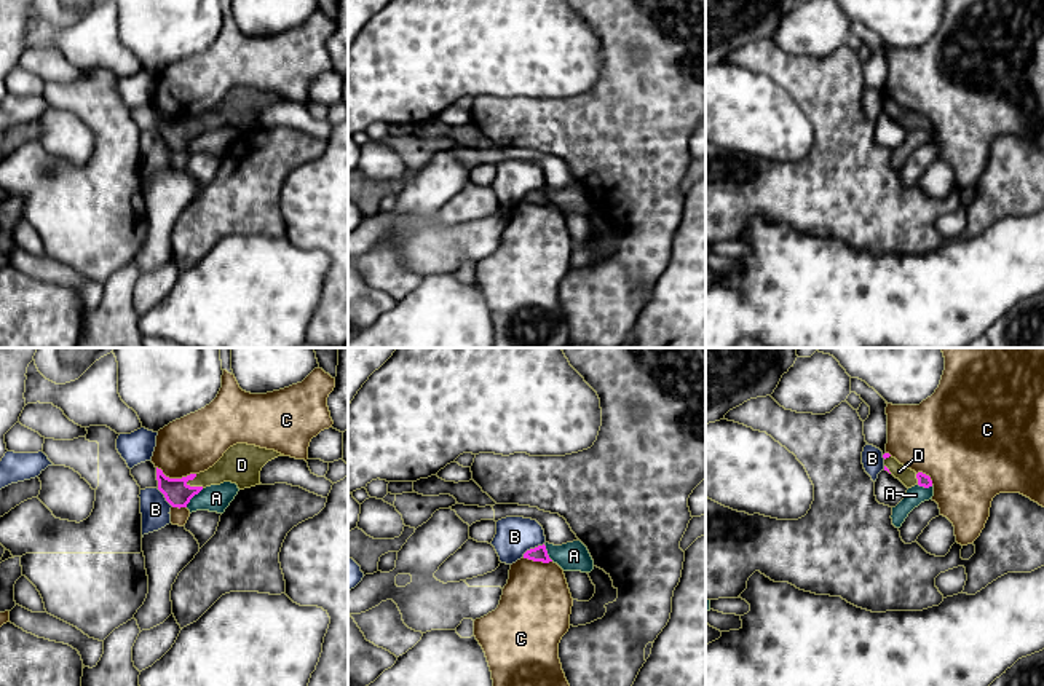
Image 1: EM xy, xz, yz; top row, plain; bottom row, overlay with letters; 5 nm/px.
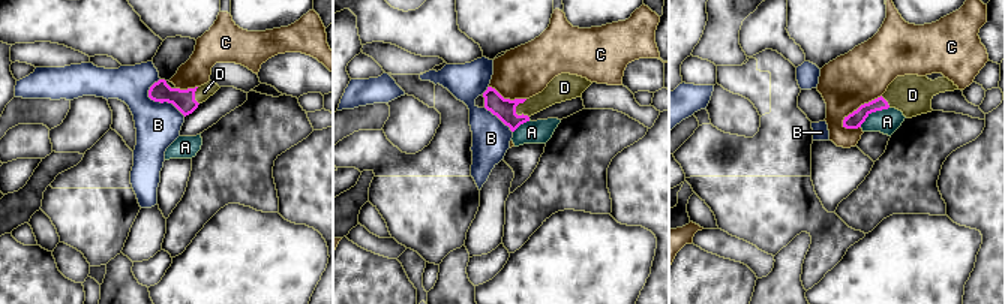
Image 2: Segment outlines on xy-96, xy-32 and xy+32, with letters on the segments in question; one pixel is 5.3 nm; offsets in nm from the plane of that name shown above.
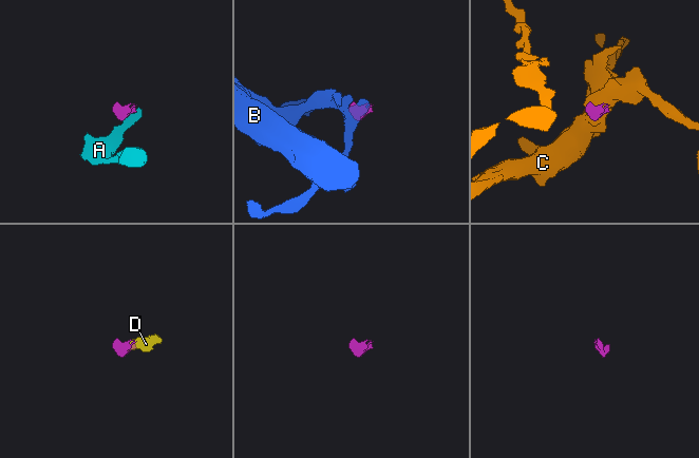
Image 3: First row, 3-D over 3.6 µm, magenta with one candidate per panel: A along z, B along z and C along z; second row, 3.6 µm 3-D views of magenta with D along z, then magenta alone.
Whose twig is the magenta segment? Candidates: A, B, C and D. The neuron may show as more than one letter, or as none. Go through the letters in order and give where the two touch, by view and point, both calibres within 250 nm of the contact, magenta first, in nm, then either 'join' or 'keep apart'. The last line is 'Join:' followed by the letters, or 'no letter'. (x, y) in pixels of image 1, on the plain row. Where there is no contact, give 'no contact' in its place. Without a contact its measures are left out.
A: xy (193, 137) | 140/140 nm | keep apart
B: xz (532, 192) | 80/190 nm | keep apart
C: xy (176, 122) | 140/280 nm | keep apart
D: xy (195, 130) | 140/190 nm | join
Join: D

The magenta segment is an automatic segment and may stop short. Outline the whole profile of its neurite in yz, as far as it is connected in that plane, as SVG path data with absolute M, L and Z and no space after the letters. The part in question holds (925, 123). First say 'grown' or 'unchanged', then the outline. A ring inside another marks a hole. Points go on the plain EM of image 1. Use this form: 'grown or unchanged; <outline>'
grown; M889 96L883 97L884 101L884 113L892 116L896 121L899 121L907 131L912 131L915 128L929 131L932 129L932 123L929 118L923 115L915 115L908 112L907 108L900 107L896 101L892 101Z

